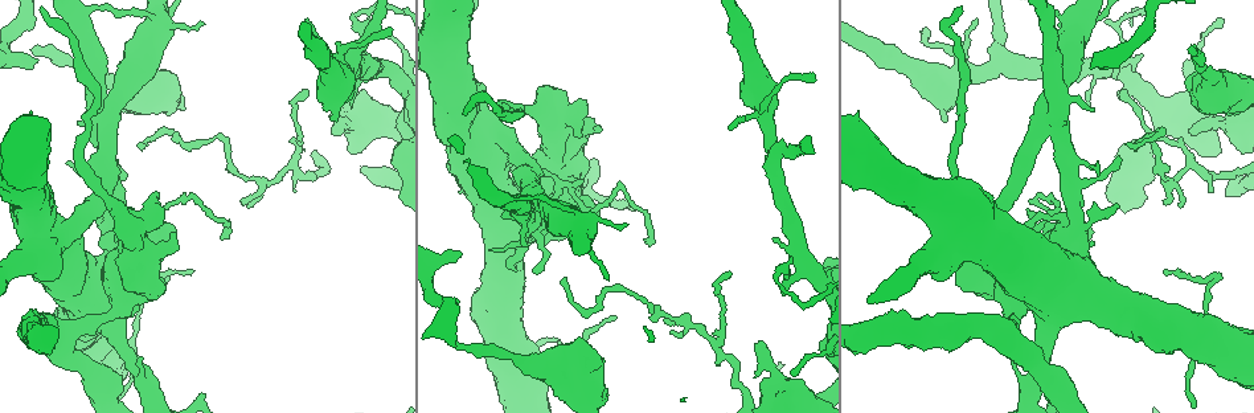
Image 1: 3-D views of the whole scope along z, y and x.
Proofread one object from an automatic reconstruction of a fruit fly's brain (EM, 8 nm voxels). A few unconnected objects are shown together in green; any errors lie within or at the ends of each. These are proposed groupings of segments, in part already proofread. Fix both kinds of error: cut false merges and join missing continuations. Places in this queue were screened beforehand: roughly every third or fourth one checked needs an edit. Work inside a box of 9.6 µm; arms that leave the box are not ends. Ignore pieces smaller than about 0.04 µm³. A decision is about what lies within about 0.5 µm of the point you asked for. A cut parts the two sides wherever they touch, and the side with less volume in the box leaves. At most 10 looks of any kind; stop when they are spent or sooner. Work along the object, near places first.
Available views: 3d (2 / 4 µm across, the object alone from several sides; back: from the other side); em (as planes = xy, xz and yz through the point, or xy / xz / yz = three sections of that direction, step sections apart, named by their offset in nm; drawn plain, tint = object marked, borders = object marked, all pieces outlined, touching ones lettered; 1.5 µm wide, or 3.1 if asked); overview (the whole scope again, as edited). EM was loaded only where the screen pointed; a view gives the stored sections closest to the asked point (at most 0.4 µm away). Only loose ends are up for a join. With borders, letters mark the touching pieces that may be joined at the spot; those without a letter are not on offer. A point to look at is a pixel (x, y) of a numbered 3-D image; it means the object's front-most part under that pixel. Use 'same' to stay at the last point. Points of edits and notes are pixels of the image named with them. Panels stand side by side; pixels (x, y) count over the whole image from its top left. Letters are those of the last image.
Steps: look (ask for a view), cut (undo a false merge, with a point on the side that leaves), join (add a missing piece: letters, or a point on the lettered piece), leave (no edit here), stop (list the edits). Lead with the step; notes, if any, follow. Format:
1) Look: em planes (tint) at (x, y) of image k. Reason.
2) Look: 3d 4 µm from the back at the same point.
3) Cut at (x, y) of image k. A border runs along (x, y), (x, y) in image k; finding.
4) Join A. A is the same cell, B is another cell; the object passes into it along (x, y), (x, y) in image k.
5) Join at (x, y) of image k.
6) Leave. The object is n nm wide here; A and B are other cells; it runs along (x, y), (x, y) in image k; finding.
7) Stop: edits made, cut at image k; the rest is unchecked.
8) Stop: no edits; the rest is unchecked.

Look: em planes (borders) at (458, 342) of image 1.

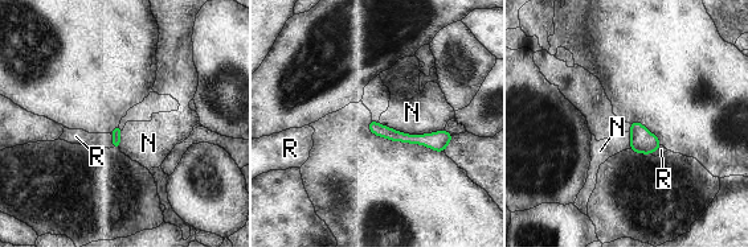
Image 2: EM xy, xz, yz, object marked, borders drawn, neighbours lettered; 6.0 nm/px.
Join R. The longest contact is with N, 400 nm; R is the same cell, N is another cell; the object passes into it along (117, 131), (113, 140), (76, 136) in image 2; the neuron continues.

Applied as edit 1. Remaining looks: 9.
Look: overview.

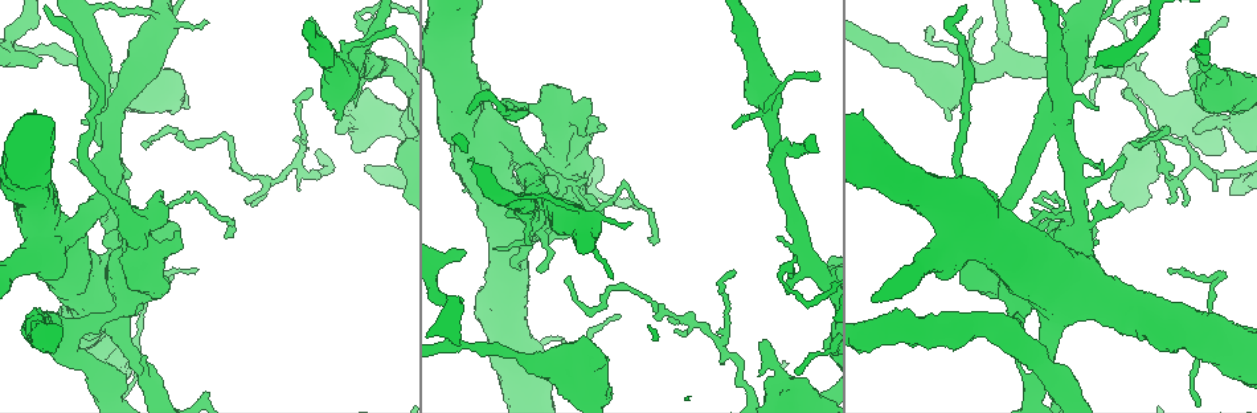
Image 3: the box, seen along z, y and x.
Look: em yz step 8 (tint) at (588, 235) of image 3. A fork.

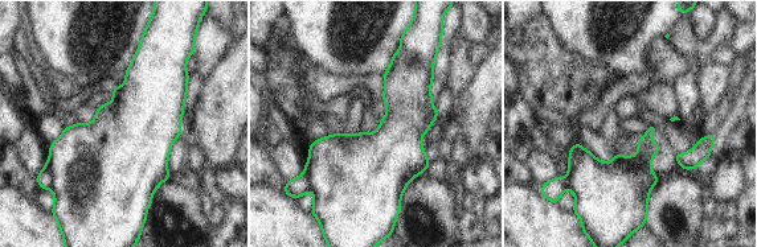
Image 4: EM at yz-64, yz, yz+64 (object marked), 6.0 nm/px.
Look: em planes (tint) at the same point.

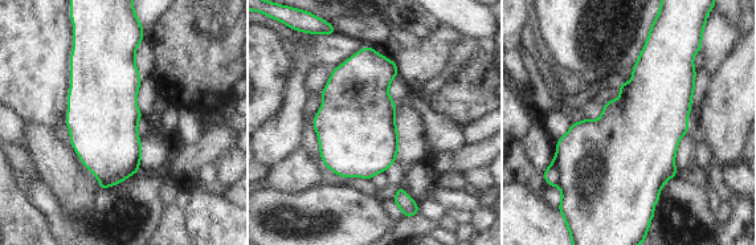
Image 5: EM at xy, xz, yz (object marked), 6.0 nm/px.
Look: em planes (borders) at the same point. What lies round it.

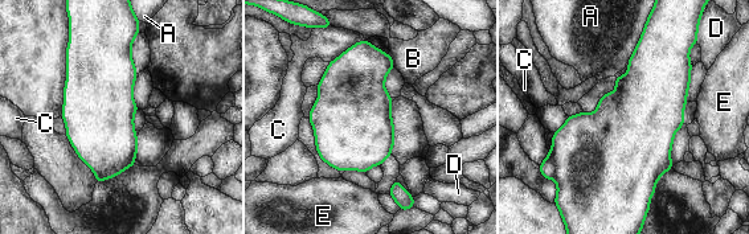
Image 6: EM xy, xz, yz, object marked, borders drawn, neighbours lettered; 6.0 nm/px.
Cut at (594, 161) of image 6. The object is 480 nm wide here; A, B, C, D and E are other cells; a border runs along (548, 155), (553, 161), (555, 175) in image 6; two neurons meet here.

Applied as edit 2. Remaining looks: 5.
Look: overview.

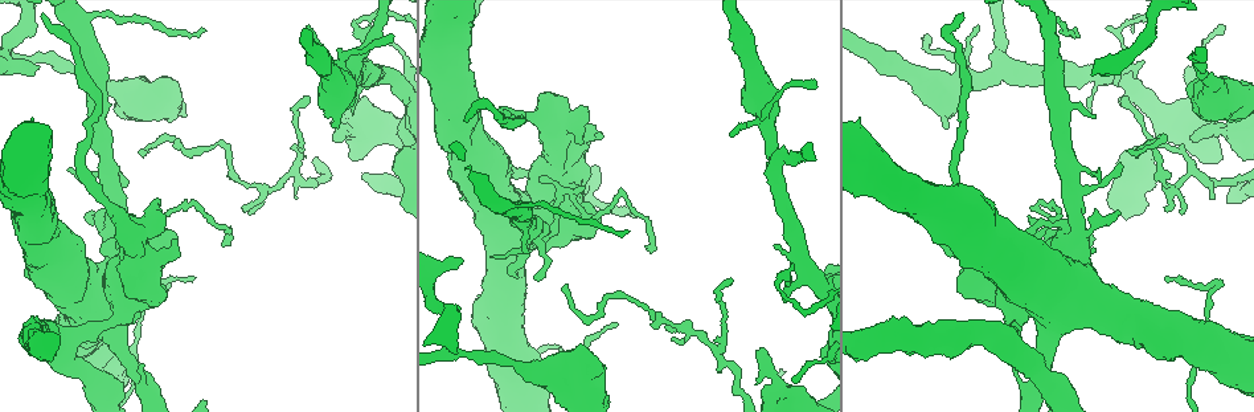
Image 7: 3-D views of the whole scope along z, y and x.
Look: em planes (borders) at (1189, 139) of image 7. An open end.

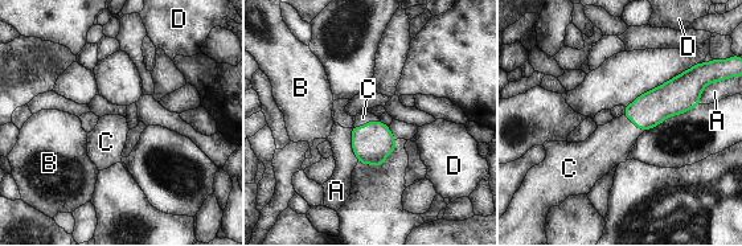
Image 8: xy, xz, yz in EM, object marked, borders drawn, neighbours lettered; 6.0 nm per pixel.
Join C. The object is 200 nm wide here; C is the same cell, A, B and D are other cells; it goes on there.

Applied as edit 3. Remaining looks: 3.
Look: overview. Redraw.

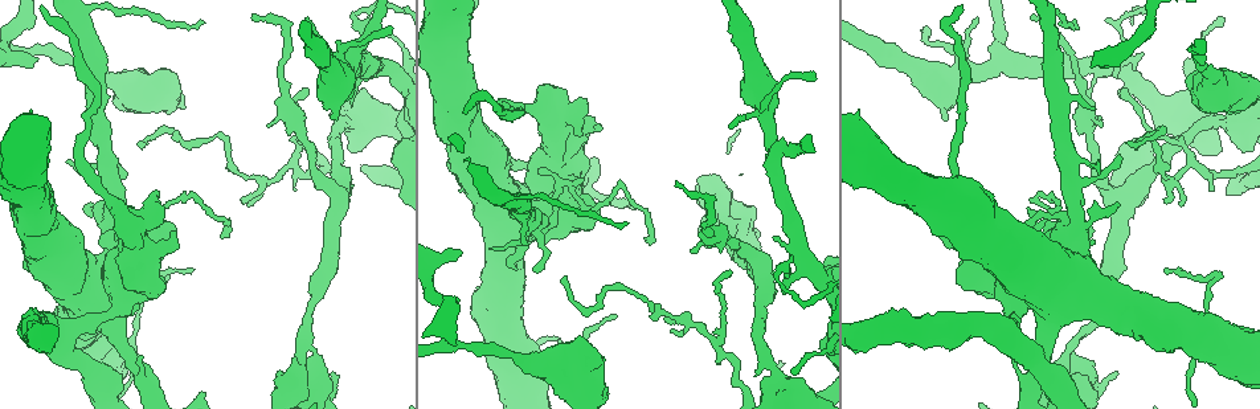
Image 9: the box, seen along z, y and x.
Look: 3d 2 µm at (815, 73) of image 9. Free end.

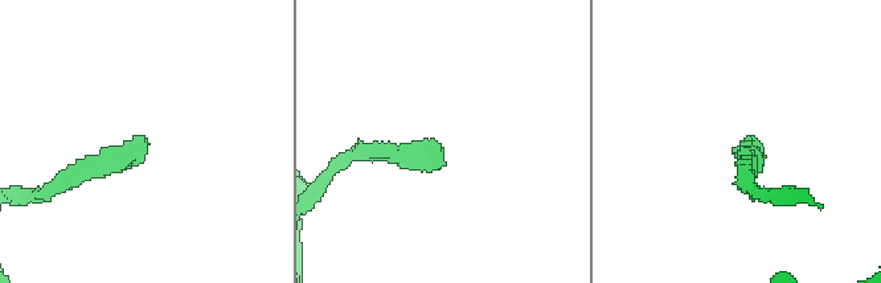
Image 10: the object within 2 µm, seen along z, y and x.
Look: em planes (borders) at (145, 139) of image 10.

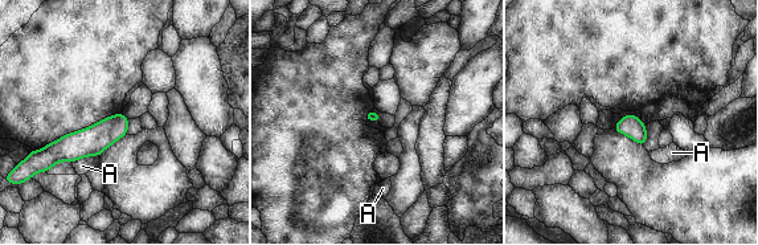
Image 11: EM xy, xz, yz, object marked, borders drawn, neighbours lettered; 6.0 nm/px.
Leave. A is another cell; a border runs along (98, 154), (82, 156), (73, 162) in image 11; none of them fits.

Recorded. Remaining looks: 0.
Stop: edits made, join at image 2, cut at image 6, join at image 8; the rest is unchecked.

